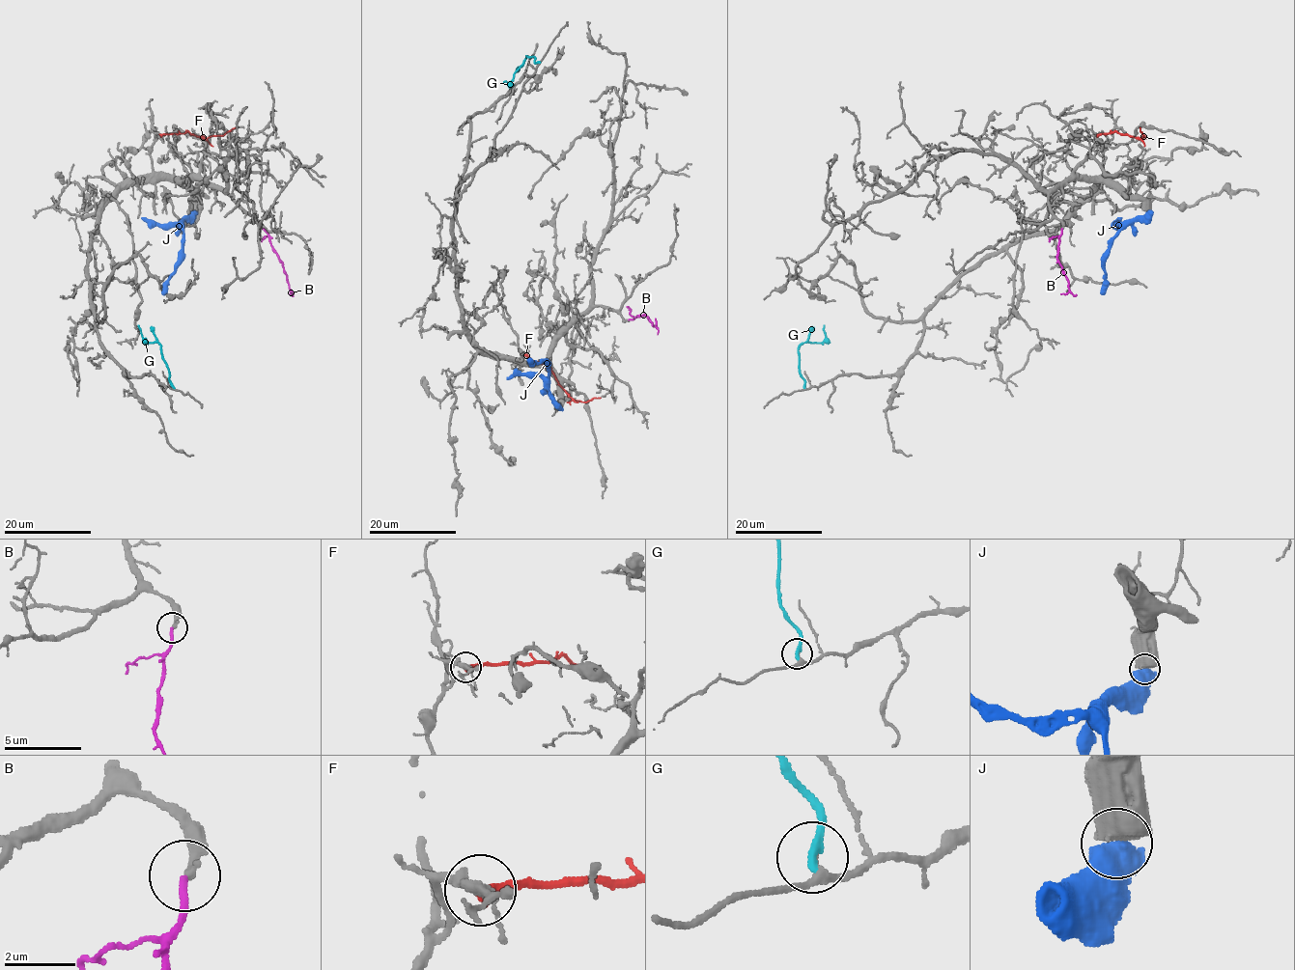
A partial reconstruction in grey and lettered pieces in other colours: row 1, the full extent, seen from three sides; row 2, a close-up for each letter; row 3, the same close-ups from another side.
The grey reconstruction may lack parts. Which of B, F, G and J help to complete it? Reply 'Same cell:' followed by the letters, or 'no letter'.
Same cell: B

